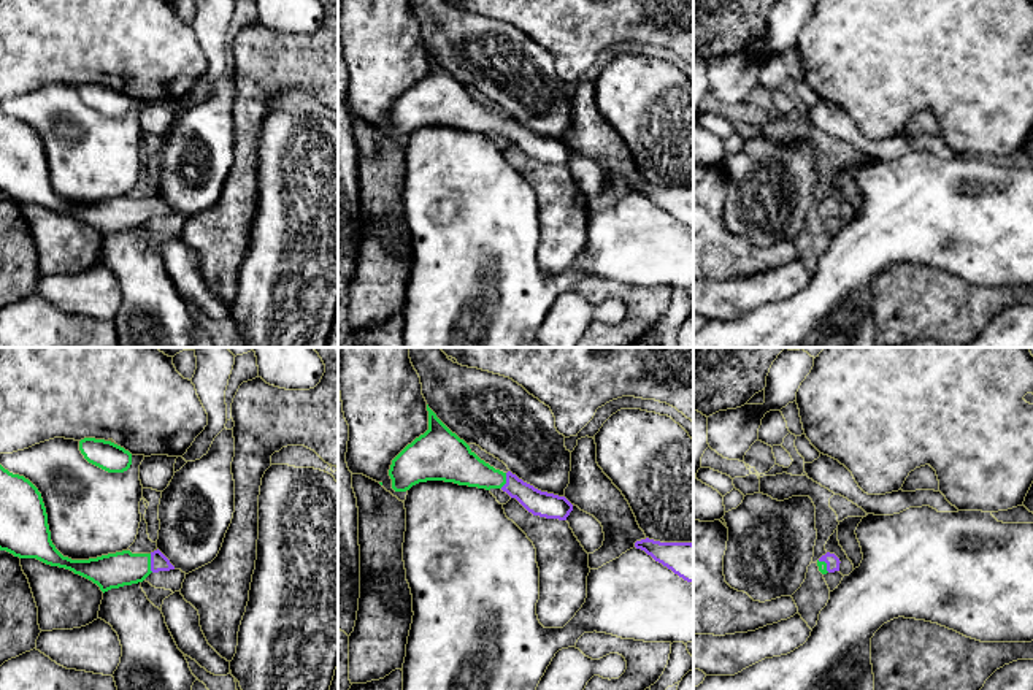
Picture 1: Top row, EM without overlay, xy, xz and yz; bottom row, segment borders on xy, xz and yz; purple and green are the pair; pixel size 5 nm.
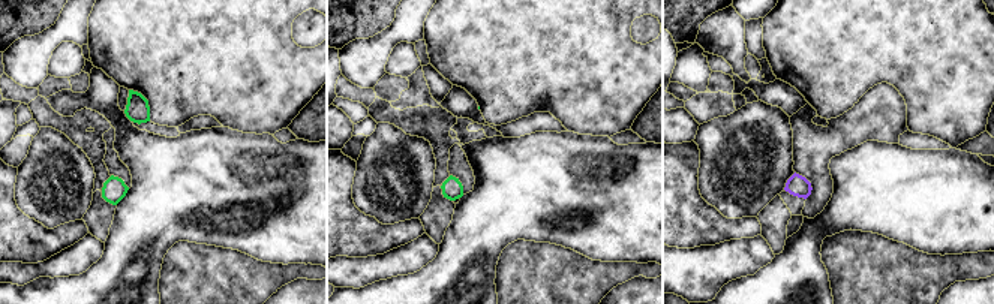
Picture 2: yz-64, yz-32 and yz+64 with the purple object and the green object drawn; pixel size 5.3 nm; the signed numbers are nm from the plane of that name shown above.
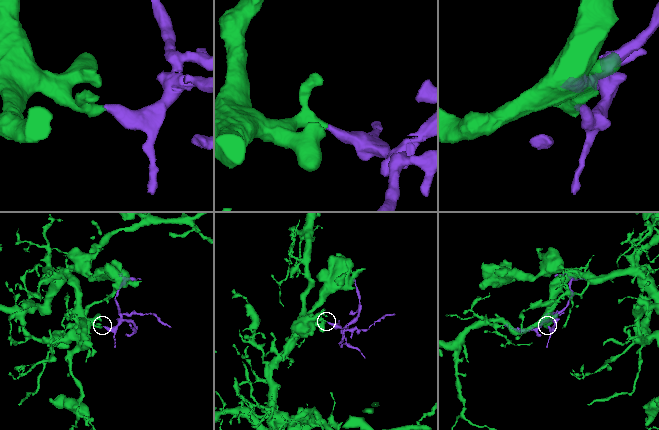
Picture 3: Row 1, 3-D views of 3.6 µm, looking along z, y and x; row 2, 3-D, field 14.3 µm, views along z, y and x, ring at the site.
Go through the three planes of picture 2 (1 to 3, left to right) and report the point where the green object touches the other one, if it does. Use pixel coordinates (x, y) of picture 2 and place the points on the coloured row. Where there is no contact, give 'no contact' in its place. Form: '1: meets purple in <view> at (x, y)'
1: no contact
2: no contact
3: no contact

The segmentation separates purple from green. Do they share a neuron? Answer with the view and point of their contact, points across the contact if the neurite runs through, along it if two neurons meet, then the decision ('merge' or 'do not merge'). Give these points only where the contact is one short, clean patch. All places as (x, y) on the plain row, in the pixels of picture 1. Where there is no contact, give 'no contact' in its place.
meets purple in xy at (151, 208); runs through xy (159, 206), (151, 208), (122, 213); merge

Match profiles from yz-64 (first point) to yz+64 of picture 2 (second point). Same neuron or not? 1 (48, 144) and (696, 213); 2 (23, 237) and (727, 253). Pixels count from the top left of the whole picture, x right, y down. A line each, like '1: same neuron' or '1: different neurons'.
1: different neurons
2: different neurons

